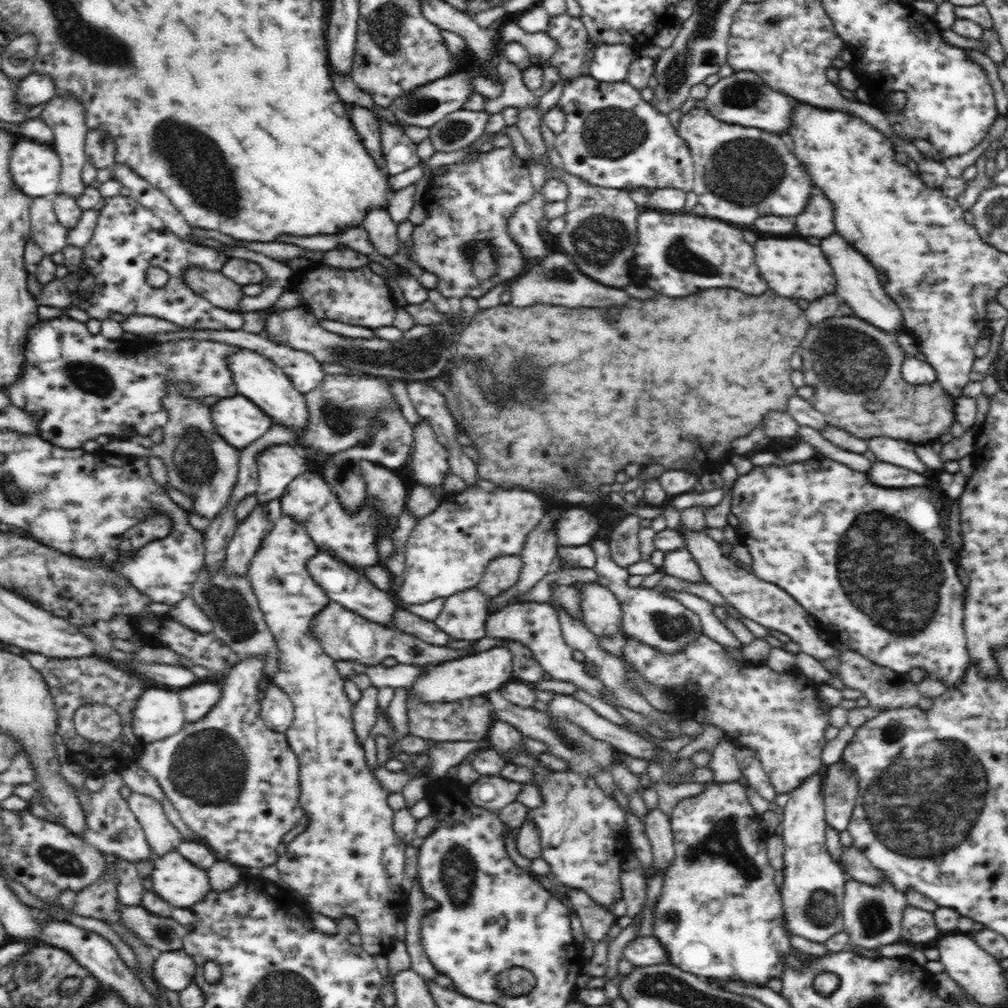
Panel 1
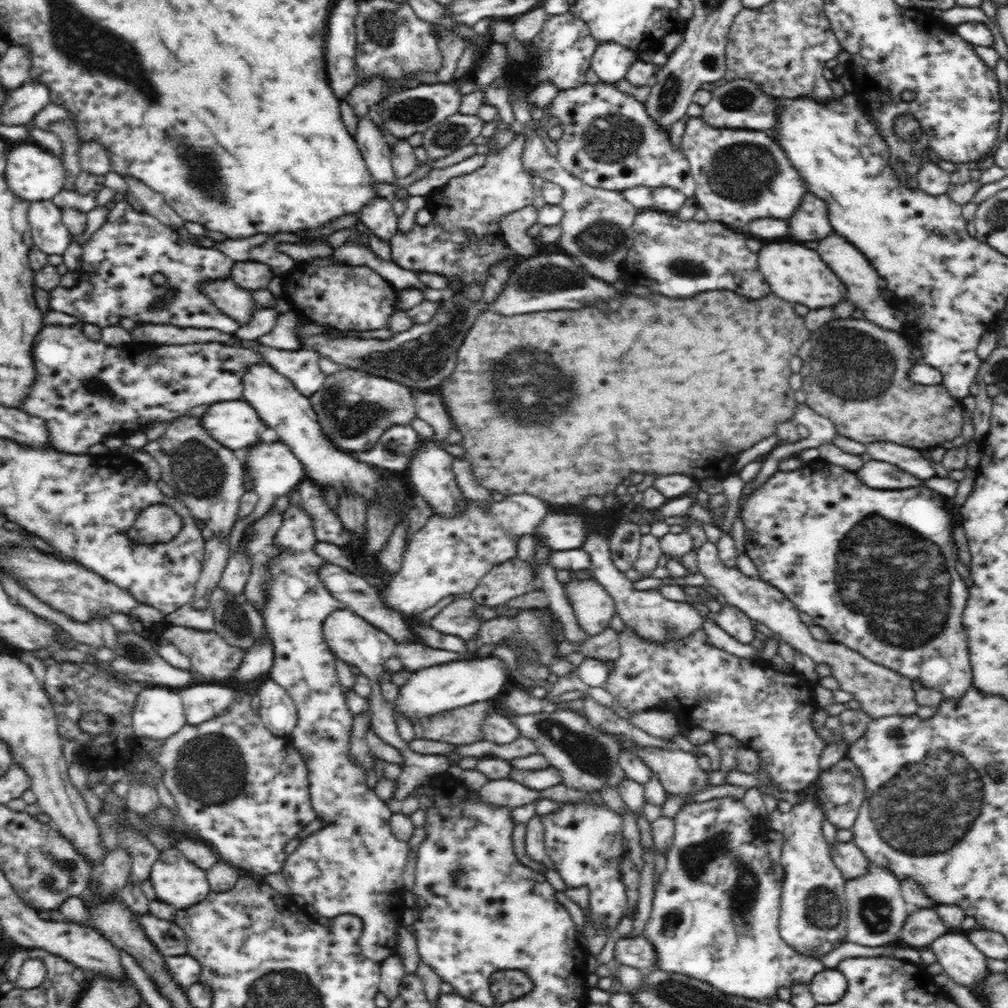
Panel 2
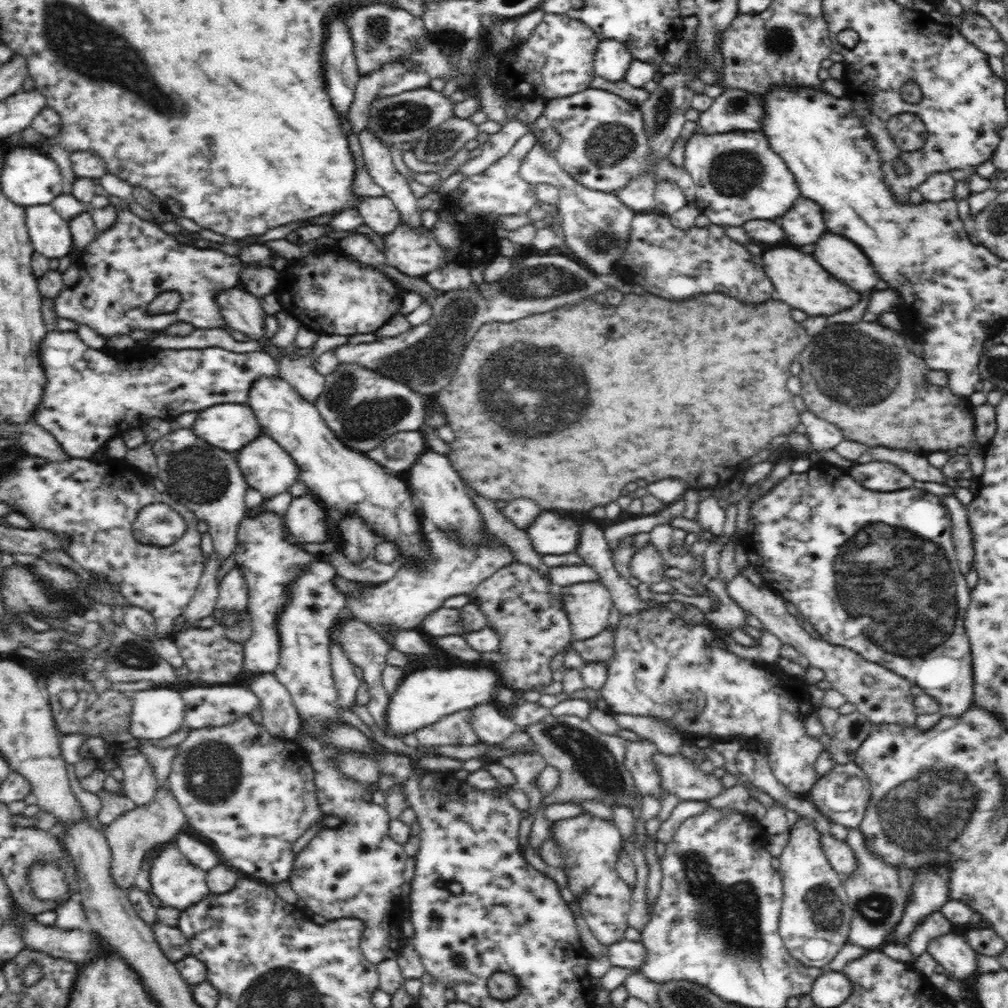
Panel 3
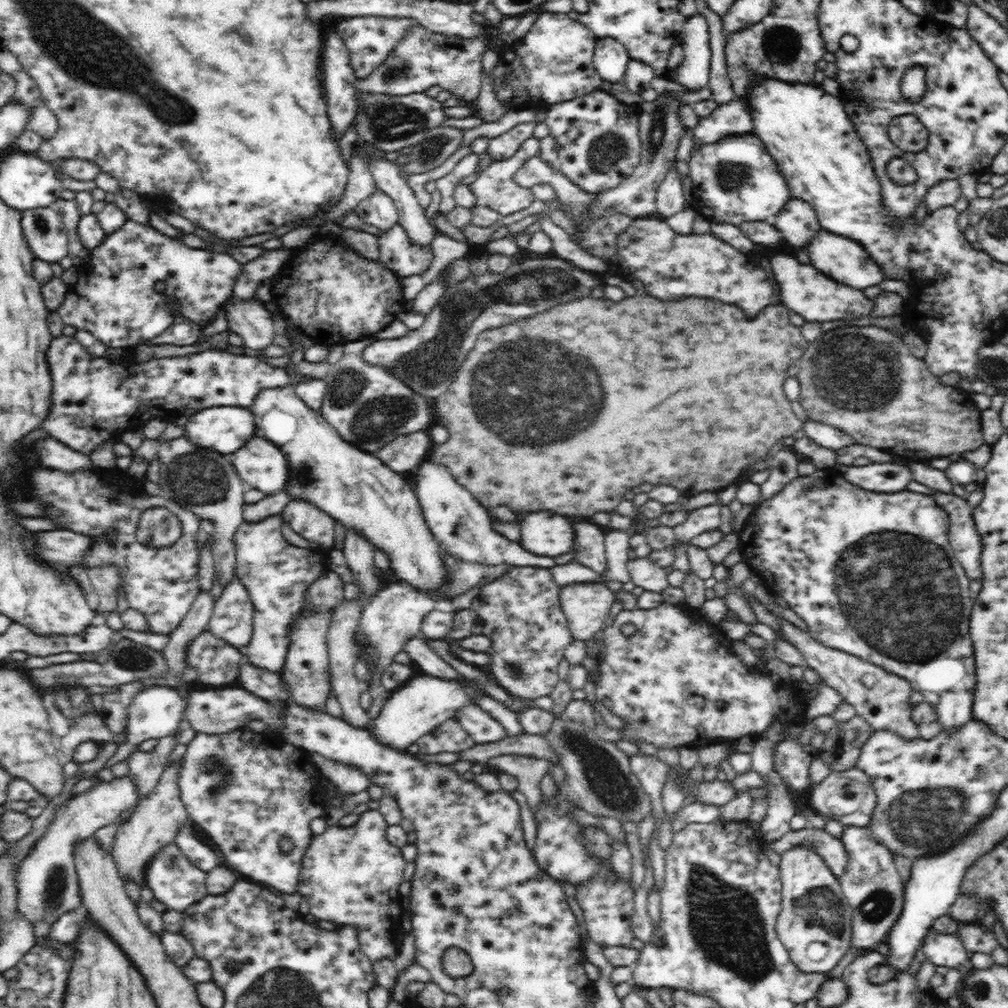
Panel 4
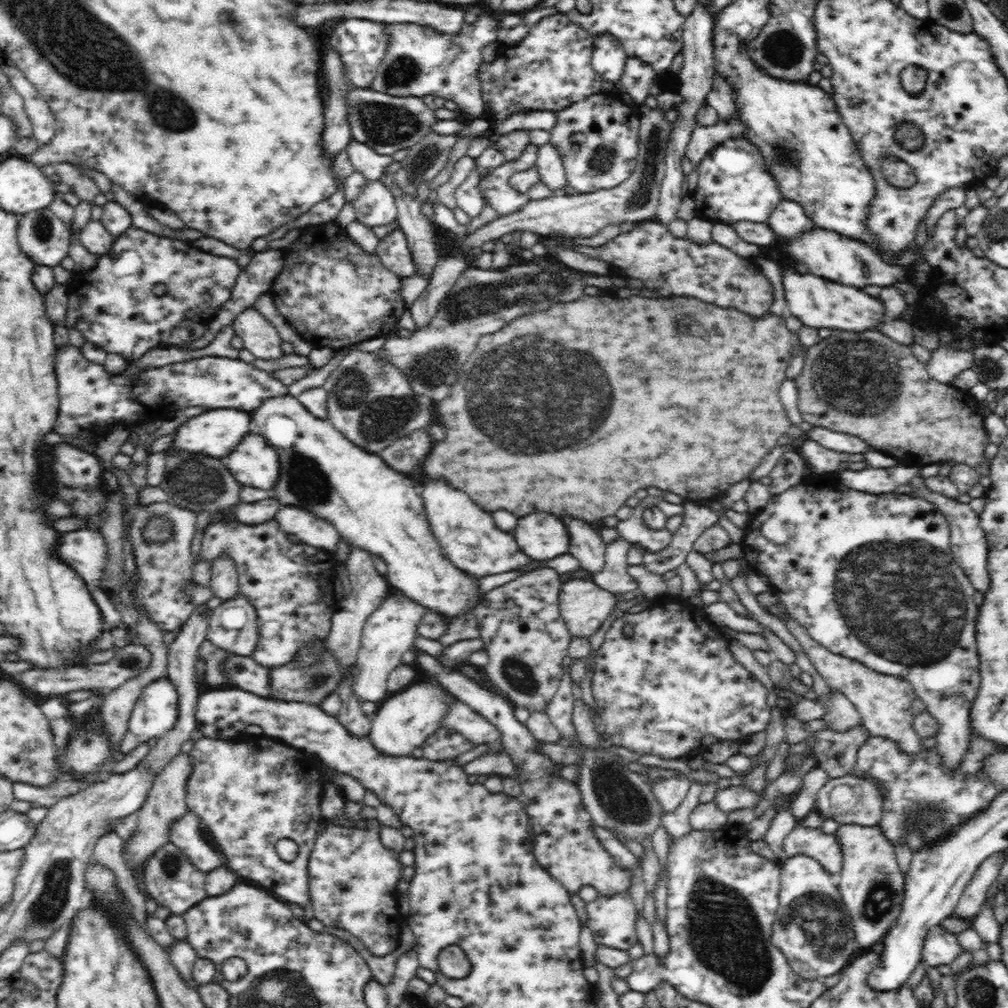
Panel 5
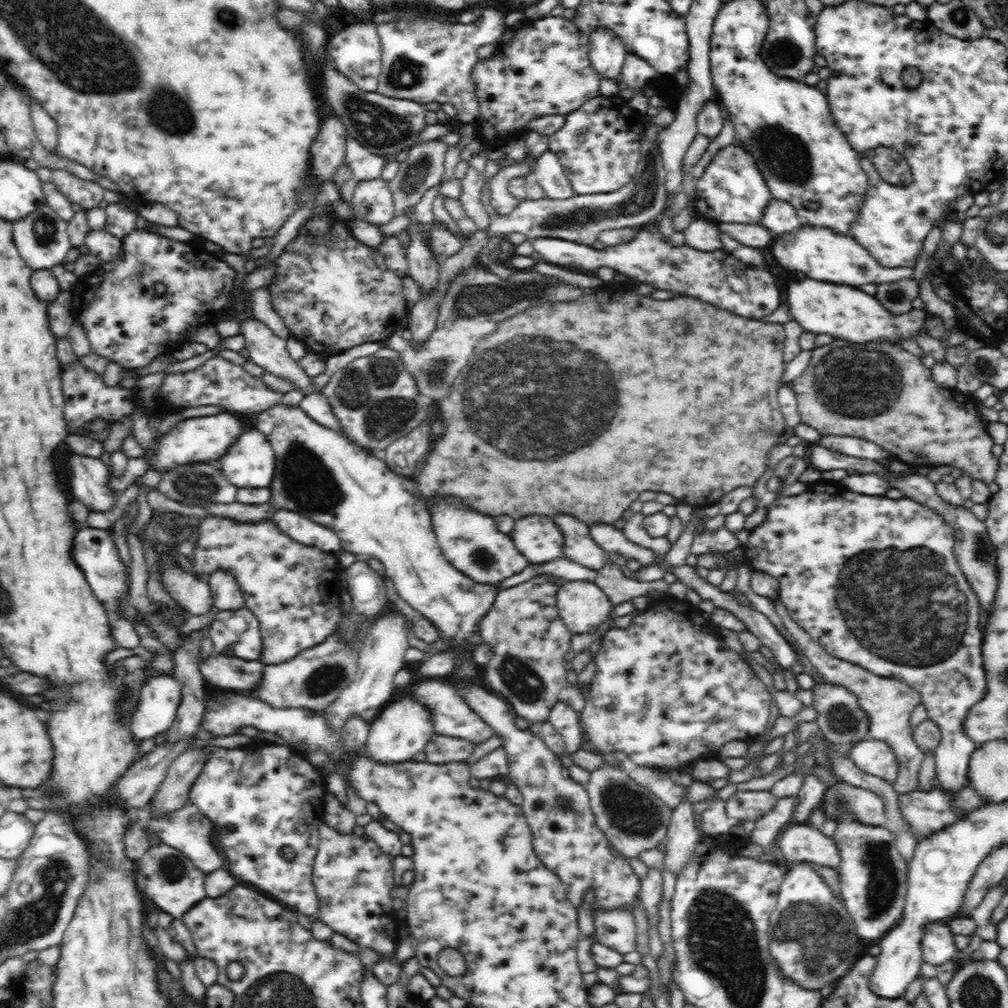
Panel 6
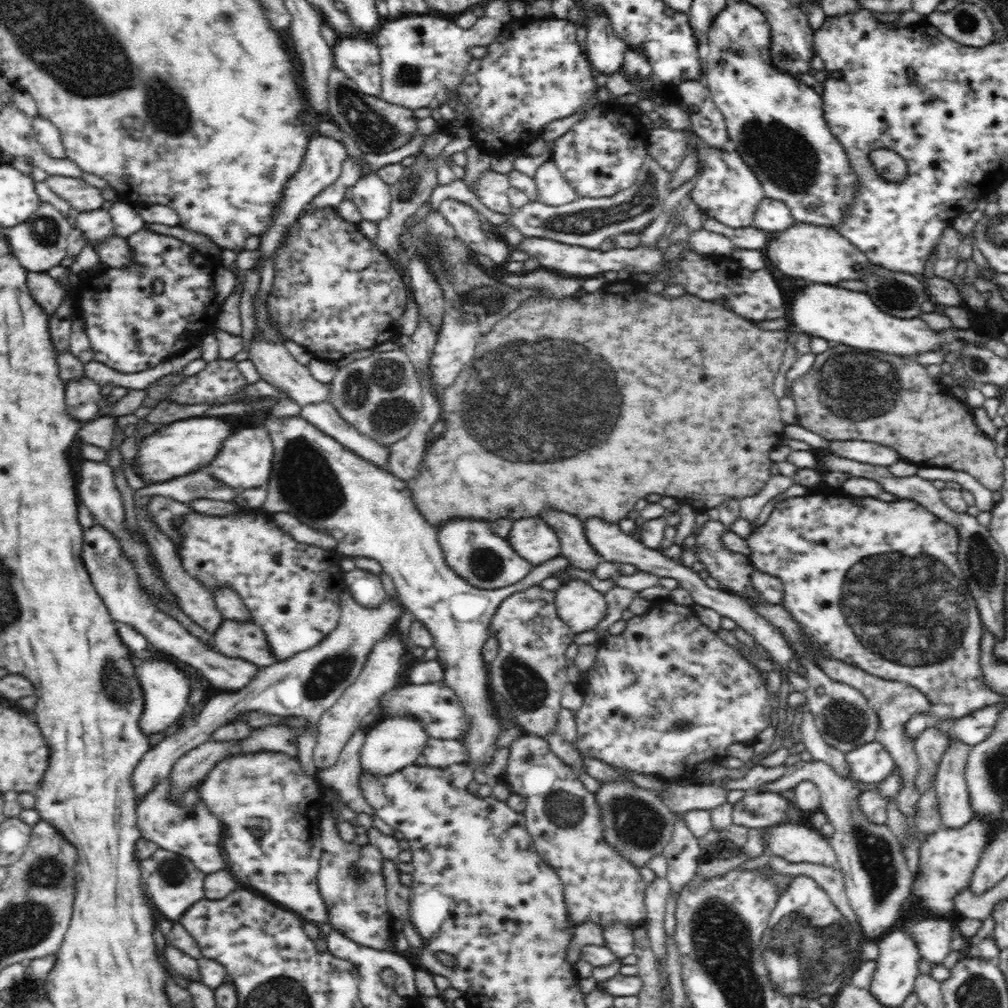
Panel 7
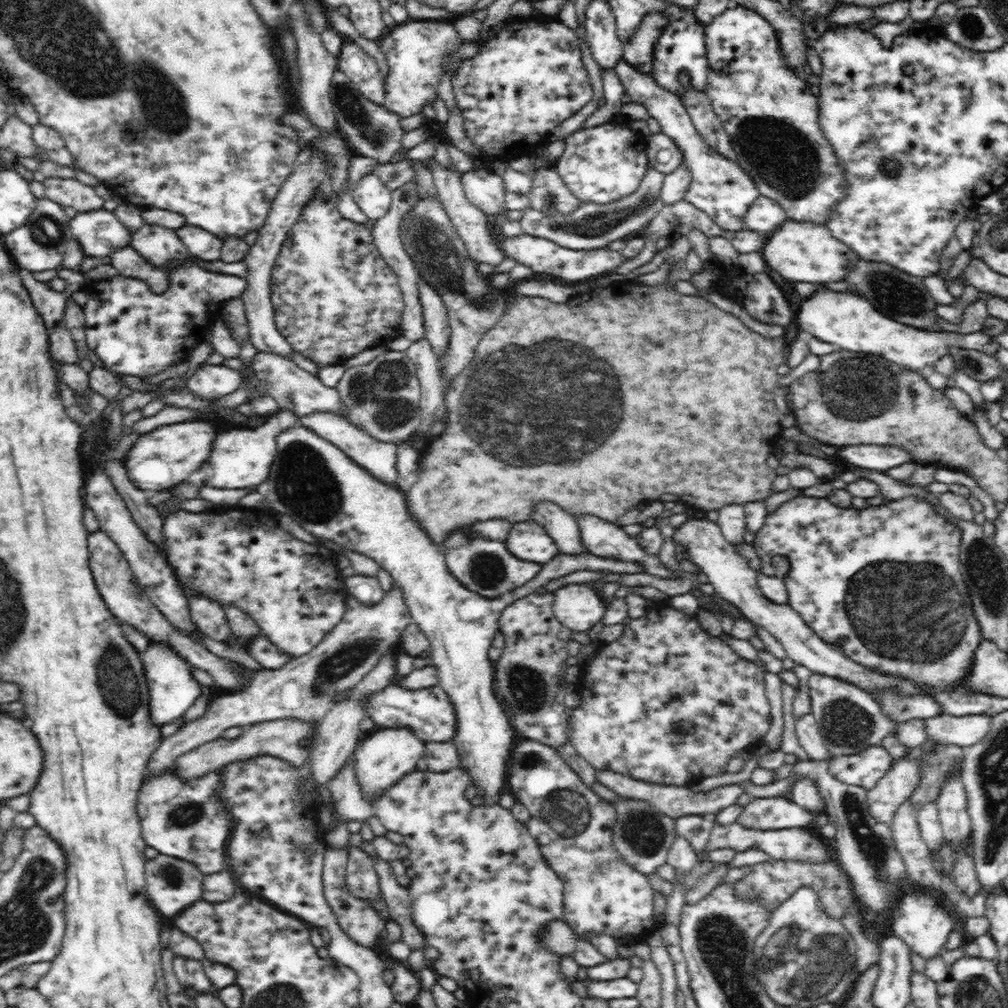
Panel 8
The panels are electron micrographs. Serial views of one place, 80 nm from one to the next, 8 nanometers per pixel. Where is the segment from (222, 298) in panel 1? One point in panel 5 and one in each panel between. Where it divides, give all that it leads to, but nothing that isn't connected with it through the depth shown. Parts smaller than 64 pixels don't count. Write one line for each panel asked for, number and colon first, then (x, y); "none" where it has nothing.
2: (236, 302)
3: (242, 311)
4: (249, 319)
5: (259, 336)

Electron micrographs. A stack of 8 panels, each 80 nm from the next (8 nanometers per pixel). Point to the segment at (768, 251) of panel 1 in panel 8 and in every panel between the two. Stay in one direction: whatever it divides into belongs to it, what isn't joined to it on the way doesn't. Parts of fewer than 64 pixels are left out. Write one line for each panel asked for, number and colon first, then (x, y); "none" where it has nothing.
2: (796, 274)
3: (798, 280)
4: (815, 297)
5: (818, 304)
6: (845, 312)
7: (850, 318)
8: (848, 321)

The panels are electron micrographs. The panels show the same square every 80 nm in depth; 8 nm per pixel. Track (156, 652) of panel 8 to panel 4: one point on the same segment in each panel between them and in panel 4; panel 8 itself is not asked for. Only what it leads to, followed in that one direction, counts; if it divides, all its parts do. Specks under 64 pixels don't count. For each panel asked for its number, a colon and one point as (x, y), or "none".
4: (158, 711)
5: (155, 712)
6: (159, 698)
7: (166, 687)

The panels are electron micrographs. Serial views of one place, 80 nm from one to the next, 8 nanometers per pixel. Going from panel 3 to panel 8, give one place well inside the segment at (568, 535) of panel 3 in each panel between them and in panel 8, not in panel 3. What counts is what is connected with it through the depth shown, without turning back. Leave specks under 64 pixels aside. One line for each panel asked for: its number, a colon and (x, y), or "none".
4: (544, 533)
5: (541, 536)
6: (535, 536)
7: (532, 539)
8: (526, 540)

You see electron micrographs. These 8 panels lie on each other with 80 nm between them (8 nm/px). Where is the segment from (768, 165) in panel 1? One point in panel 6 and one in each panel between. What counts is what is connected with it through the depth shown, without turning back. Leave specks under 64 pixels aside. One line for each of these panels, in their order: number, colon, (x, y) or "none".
2: (737, 172)
3: (739, 178)
4: (736, 180)
5: (732, 184)
6: (731, 190)

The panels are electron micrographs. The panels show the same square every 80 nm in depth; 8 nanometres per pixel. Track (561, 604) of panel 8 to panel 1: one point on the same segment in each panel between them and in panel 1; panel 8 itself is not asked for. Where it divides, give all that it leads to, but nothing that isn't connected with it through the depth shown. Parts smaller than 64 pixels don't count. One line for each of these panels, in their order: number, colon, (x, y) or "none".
1: (602, 614)
2: (593, 607)
3: (588, 605)
4: (586, 605)
5: (584, 606)
6: (583, 606)
7: (580, 607)

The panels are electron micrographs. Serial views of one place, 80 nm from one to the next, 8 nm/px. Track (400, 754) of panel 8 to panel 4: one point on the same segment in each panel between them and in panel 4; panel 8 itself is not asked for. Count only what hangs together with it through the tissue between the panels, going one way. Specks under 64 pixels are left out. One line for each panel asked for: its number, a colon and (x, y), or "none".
4: (425, 702)
5: (402, 722)
6: (402, 728)
7: (393, 742)

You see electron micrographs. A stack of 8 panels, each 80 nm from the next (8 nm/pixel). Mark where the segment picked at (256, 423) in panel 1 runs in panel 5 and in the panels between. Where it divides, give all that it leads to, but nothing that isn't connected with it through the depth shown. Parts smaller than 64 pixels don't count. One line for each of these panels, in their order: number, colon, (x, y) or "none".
2: (234, 424)
3: (230, 426)
4: (224, 429)
5: (216, 433)

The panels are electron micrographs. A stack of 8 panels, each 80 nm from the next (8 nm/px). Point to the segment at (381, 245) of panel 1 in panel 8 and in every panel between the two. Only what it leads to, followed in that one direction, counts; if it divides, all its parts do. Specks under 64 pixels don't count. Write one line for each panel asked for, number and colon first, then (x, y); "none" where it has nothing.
2: (378, 216)
3: (379, 213)
4: (378, 210)
5: (375, 206)
6: (373, 202)
7: (371, 195)
8: (374, 199)

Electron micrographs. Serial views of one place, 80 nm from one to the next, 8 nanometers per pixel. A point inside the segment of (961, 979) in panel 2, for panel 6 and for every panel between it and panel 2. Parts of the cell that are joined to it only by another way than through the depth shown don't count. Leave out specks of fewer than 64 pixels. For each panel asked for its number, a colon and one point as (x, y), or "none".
3: (951, 951)
4: (941, 949)
5: (939, 947)
6: (938, 946)

